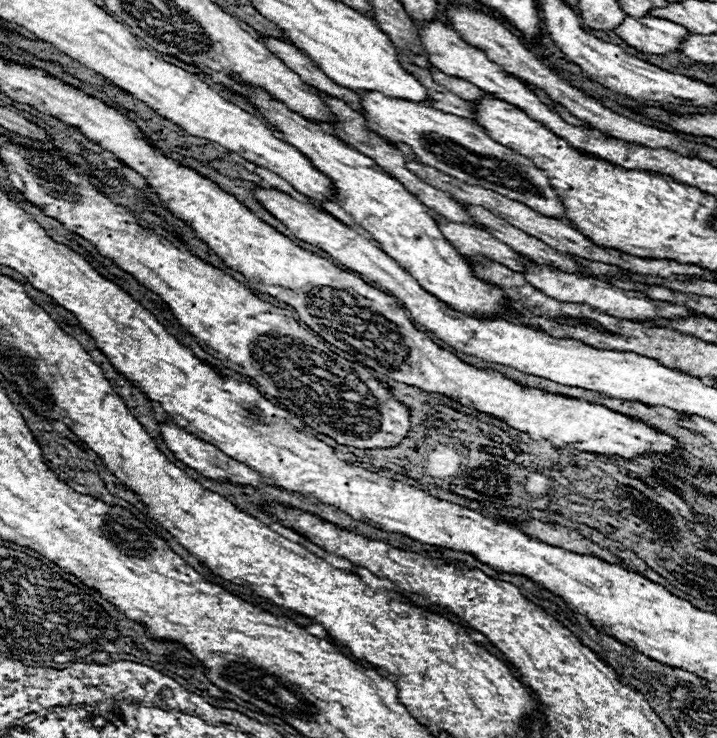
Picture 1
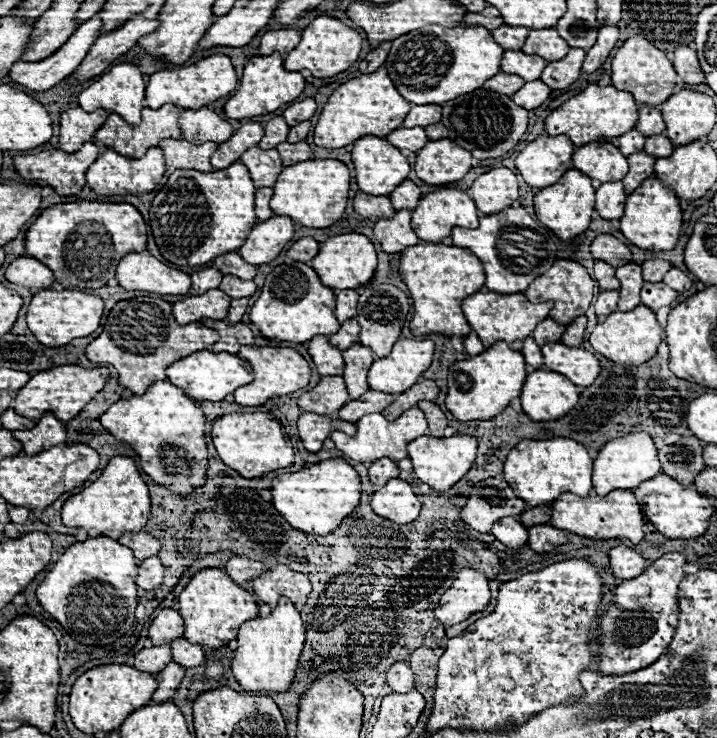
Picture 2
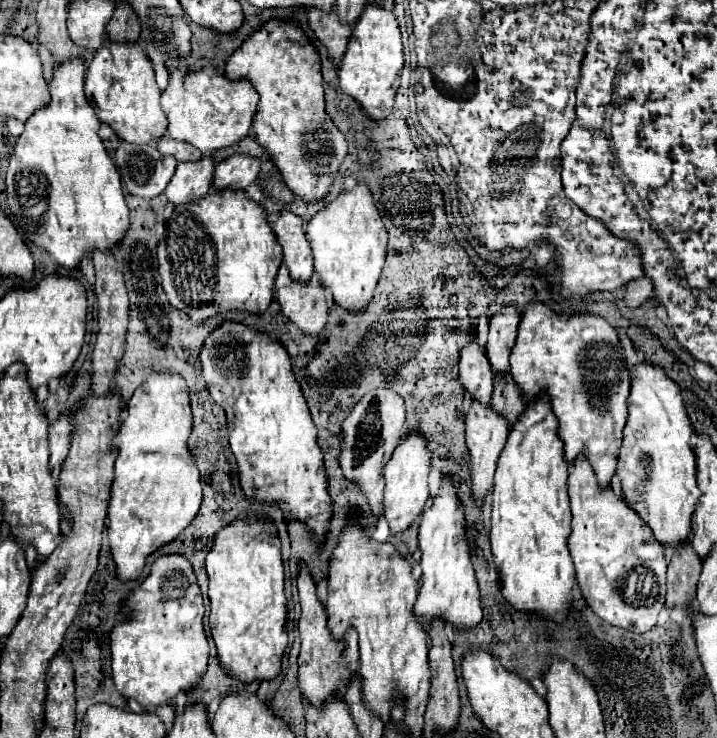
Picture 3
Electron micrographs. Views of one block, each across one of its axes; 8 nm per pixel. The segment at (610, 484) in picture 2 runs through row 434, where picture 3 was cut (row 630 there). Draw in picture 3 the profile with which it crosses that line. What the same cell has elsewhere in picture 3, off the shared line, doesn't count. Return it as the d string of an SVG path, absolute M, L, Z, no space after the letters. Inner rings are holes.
M580 456L572 464L568 476L568 494L572 504L572 534L568 538L568 550L576 566L576 578L584 600L598 618L616 628L636 634L652 630L656 626L658 612L664 606L664 588L666 588L666 558L660 542L654 540L652 530L644 526L640 516L628 508L628 504L622 500L620 494L616 494L612 488L602 490L596 484L594 470L590 470L590 464L586 462L584 456ZM636 566L648 568L656 576L658 594L654 596L654 604L632 606L626 604L624 600L620 582L624 582L626 576Z

